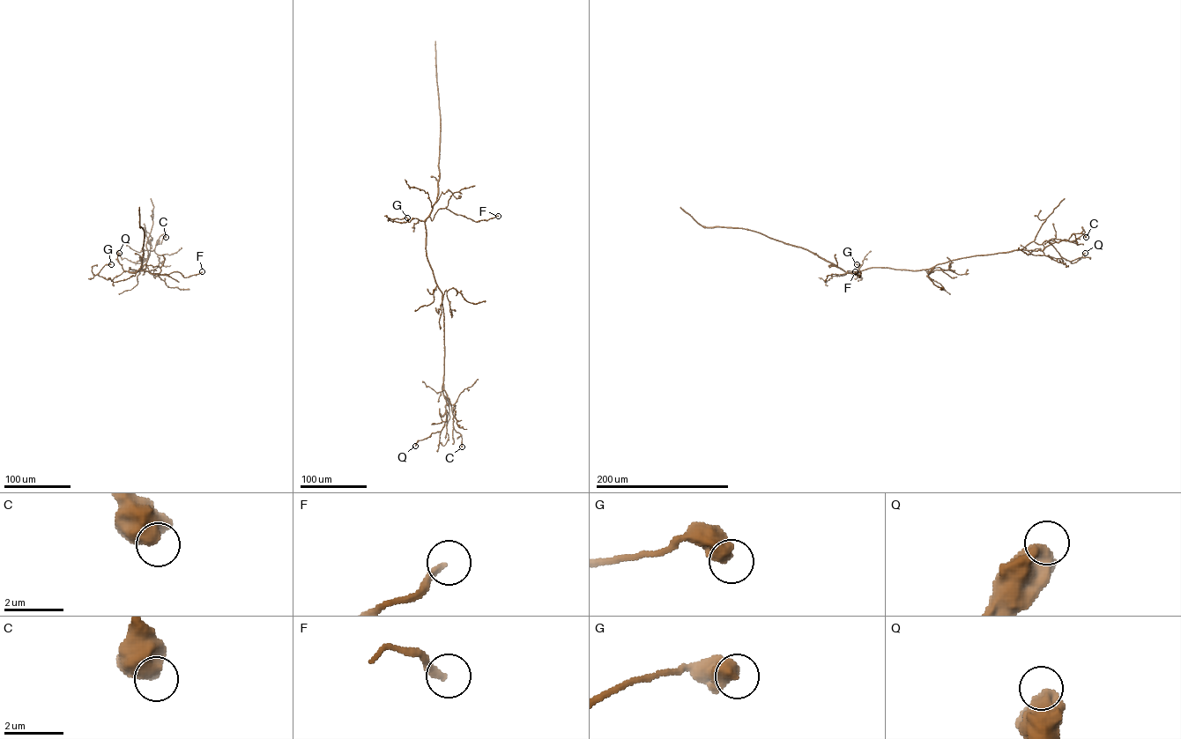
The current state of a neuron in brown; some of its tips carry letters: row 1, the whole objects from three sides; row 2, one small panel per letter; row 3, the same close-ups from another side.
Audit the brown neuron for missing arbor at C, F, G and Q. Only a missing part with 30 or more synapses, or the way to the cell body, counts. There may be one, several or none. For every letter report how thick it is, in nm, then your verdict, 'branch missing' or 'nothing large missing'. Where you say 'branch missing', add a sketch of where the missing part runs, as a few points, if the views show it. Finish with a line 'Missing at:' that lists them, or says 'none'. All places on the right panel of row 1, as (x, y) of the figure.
C: 650 nm thick; nothing large missing
F: 240 nm thick; nothing large missing
G: 600 nm thick; nothing large missing
Q: 650 nm thick; nothing large missing
Missing at: none

